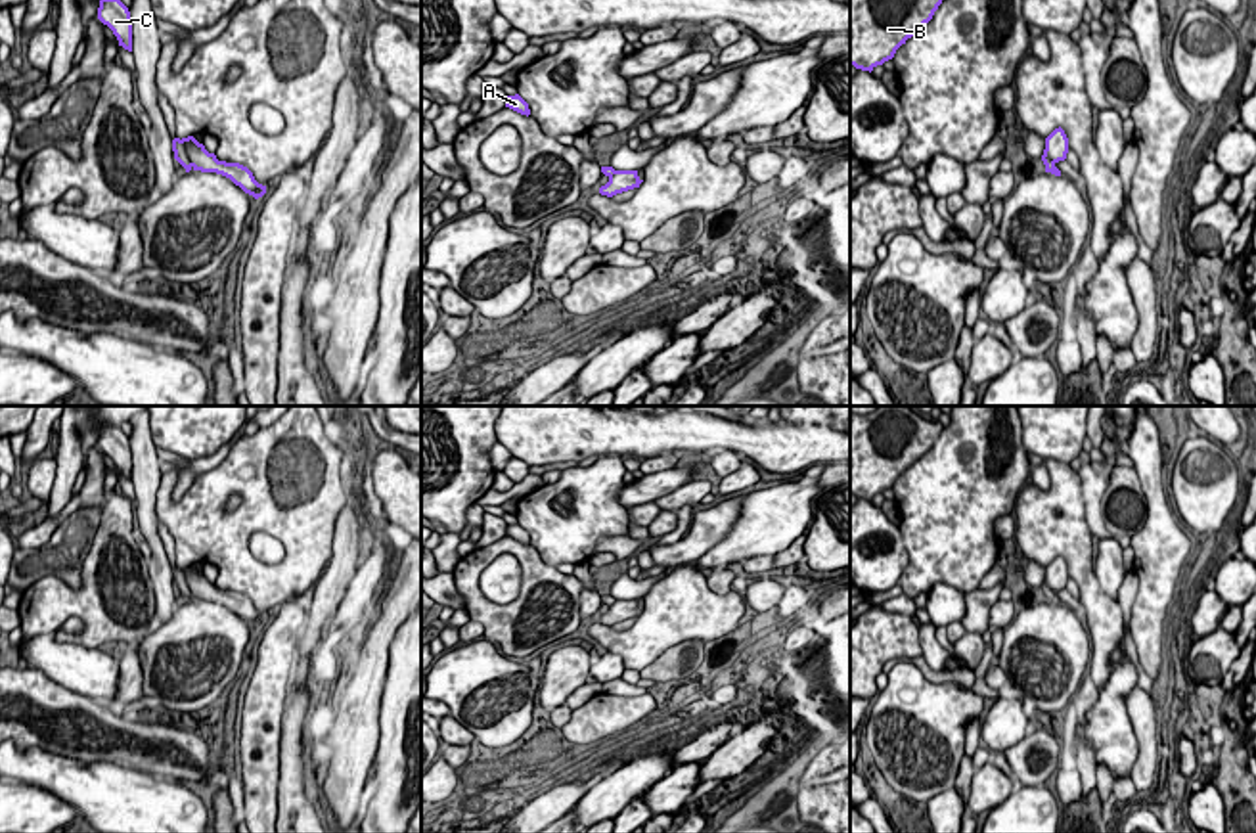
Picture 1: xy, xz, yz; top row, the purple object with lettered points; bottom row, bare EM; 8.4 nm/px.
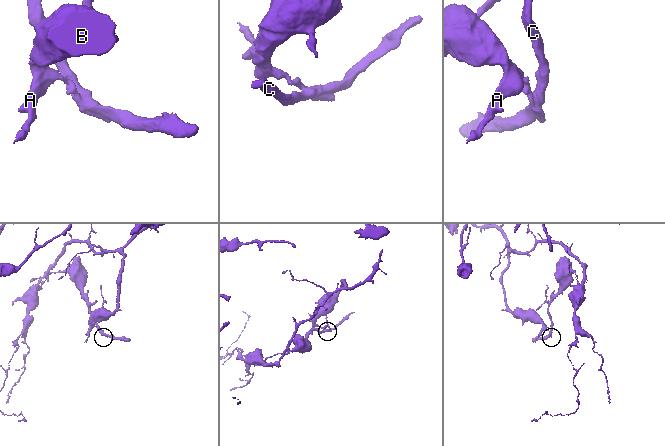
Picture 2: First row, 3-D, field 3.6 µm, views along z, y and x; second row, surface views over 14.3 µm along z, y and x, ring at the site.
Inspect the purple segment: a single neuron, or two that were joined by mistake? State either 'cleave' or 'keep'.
cleave

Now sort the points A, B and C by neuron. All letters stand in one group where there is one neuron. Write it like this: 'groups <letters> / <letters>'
groups A B / C

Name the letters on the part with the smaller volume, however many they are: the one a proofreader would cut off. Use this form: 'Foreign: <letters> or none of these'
Foreign: C

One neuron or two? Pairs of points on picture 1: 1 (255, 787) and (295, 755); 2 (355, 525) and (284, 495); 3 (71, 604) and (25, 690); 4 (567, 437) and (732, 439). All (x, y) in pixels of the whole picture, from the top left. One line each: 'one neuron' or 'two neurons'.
1: two neurons
2: two neurons
3: two neurons
4: one neuron

